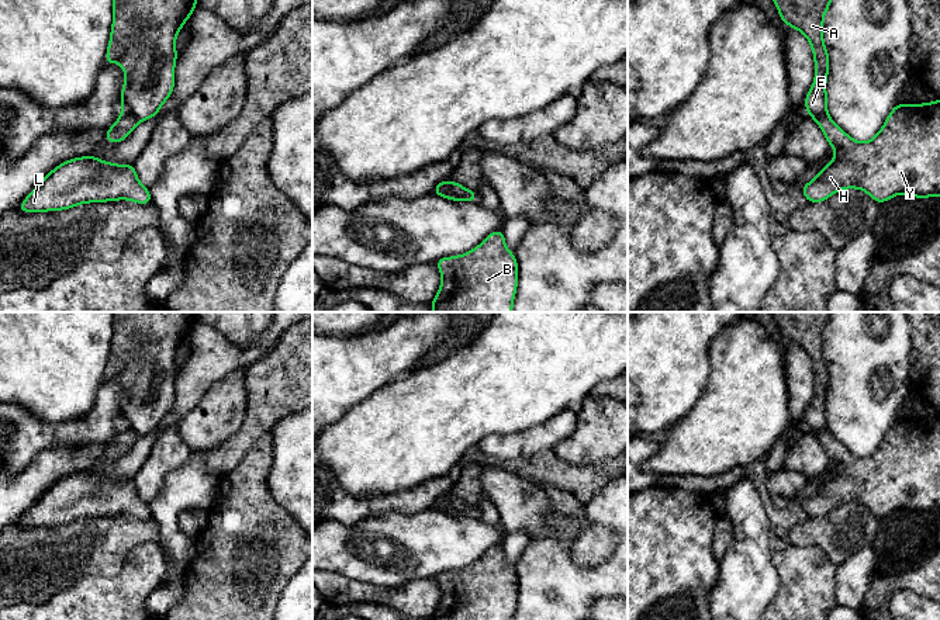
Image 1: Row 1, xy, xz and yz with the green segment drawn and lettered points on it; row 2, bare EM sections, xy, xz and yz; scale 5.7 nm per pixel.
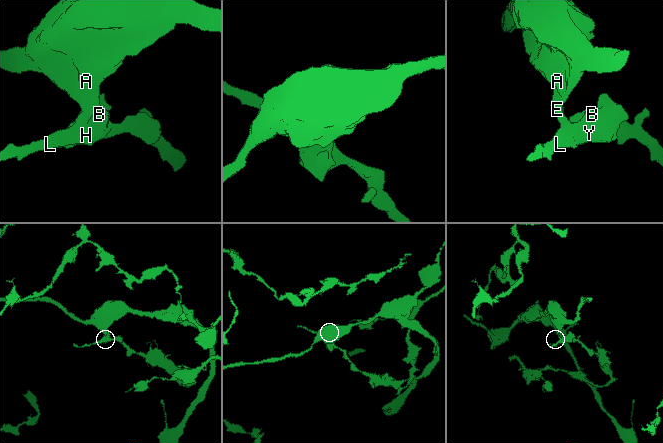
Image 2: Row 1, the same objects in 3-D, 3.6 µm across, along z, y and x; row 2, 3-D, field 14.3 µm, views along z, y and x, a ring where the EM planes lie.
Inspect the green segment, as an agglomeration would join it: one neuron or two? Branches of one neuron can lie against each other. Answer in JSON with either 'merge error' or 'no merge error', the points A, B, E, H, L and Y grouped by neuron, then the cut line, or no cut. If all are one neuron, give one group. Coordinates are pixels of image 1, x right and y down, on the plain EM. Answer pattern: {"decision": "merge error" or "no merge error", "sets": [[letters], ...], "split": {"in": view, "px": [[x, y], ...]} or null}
{"decision": "merge error", "sets": [["A", "E"], ["B", "H", "L", "Y"]], "split": {"in": "xz", "px": [[449, 496], [449, 501], [462, 513]]}}

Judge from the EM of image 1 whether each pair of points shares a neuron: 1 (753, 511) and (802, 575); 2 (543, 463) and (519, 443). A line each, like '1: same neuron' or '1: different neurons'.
1: different neurons
2: different neurons

